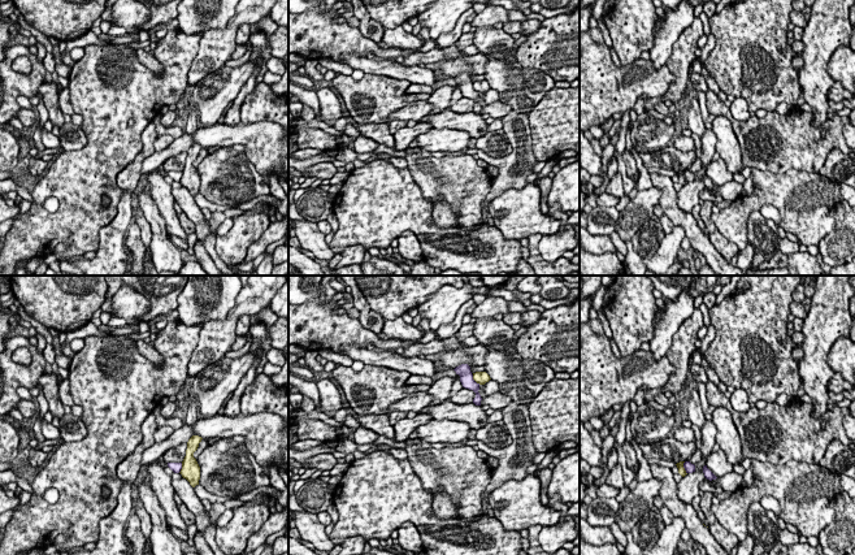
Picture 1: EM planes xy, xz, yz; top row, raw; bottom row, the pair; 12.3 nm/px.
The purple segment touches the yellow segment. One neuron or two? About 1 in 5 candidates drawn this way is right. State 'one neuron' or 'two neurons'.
two neurons

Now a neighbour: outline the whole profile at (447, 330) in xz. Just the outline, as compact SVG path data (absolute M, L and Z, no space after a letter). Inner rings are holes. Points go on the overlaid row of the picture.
M473 299L464 303L460 307L460 309L456 312L455 318L450 324L446 324L438 328L437 337L439 339L447 339L447 338L455 337L459 329L463 326L461 321L463 321L463 317L466 315L466 309L473 304L474 304Z

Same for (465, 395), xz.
M463 387L459 393L451 396L451 402L455 404L466 404L473 403L476 393L473 390Z

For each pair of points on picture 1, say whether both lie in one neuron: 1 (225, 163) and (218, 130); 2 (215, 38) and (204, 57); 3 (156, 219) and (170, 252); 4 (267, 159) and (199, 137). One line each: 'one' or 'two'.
1: two
2: one
3: one
4: one

